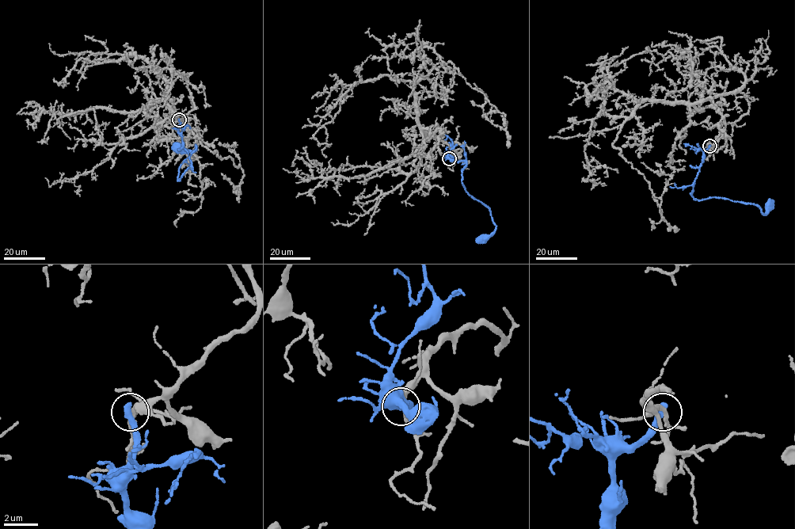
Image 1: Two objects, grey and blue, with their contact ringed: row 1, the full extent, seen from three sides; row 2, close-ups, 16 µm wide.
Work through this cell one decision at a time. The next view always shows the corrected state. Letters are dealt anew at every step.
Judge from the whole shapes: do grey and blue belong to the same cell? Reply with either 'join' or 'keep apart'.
keep apart

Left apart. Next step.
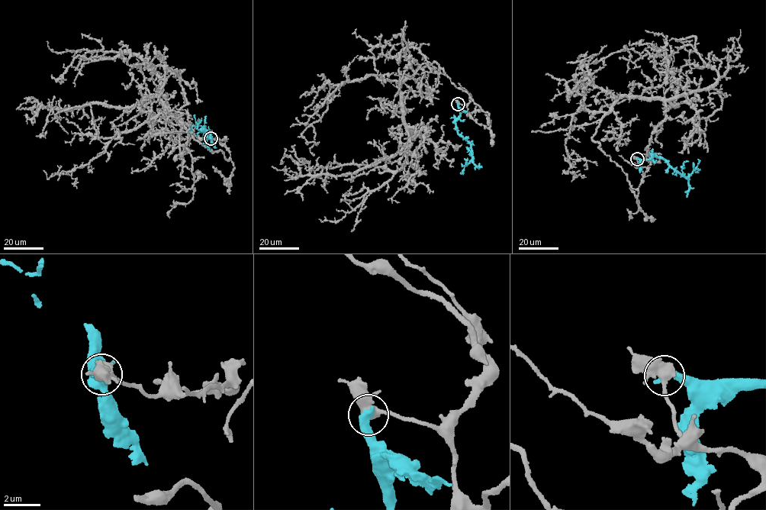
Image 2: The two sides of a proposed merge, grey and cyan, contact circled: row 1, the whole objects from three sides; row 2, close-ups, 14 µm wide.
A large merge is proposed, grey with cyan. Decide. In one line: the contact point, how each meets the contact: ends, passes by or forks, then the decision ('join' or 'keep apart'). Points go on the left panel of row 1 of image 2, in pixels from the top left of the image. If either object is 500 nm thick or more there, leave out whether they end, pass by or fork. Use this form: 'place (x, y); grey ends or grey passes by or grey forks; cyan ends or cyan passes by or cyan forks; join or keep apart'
place (210, 138); keep apart

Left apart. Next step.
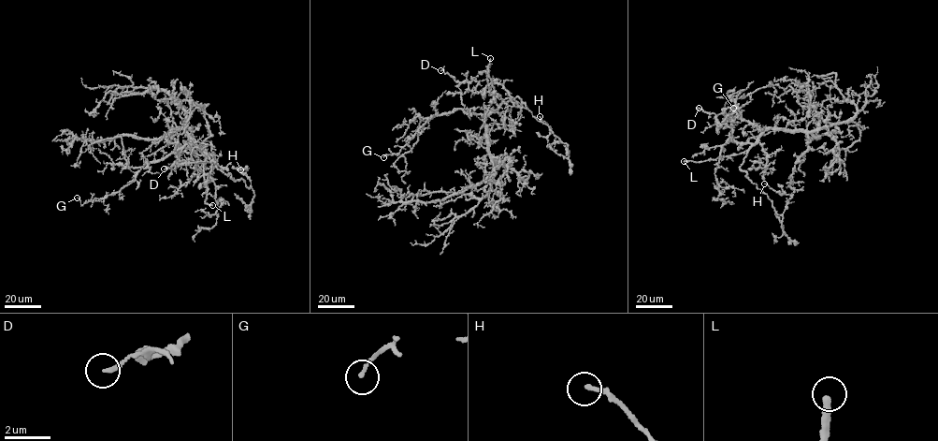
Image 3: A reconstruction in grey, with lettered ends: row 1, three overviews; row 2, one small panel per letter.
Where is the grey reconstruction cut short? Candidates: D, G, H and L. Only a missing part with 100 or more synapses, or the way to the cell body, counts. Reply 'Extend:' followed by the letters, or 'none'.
Extend: L

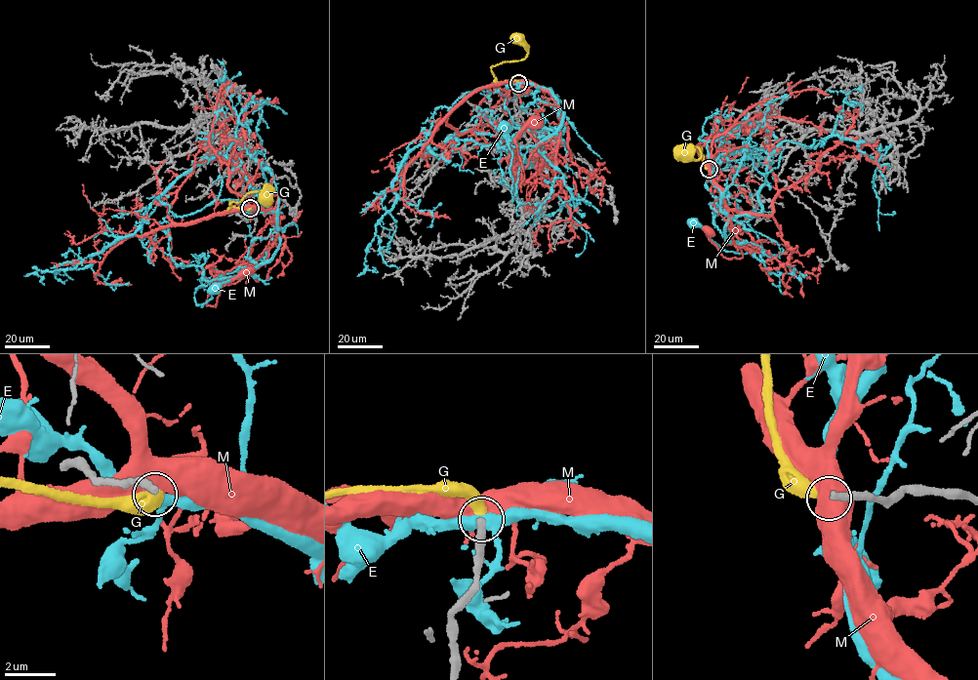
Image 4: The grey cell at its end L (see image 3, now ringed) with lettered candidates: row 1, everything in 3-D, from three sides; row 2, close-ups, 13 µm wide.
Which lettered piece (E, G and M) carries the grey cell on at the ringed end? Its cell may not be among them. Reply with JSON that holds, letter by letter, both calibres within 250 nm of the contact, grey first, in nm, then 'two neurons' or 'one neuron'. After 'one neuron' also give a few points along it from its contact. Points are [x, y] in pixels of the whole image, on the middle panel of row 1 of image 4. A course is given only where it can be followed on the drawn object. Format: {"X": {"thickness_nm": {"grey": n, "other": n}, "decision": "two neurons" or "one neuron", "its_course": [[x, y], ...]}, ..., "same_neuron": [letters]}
{"E": {"thickness_nm": {"grey": 360, "other": 400}, "decision": "two neurons"}, "G": {"thickness_nm": {"grey": 300, "other": 400}, "decision": "one neuron", "its_course": [[518, 82], [497, 82], [491, 68], [504, 61], [521, 60], [527, 54], [527, 48], [516, 38]]}, "M": {"thickness_nm": {"grey": 380, "other": 500}, "decision": "two neurons"}, "same_neuron": ["G"]}

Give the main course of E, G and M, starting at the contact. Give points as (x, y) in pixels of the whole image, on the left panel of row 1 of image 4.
E: (249, 208), (275, 214), (279, 248), (272, 258), (246, 271), (197, 288), (197, 305), (202, 306), (214, 289)
G: (250, 208), (228, 208), (229, 201), (240, 201), (248, 193), (263, 191), (271, 198), (269, 201), (264, 199)
M: (249, 208), (274, 215), (275, 243), (250, 274), (215, 286), (207, 305), (215, 306), (225, 283), (248, 272)

